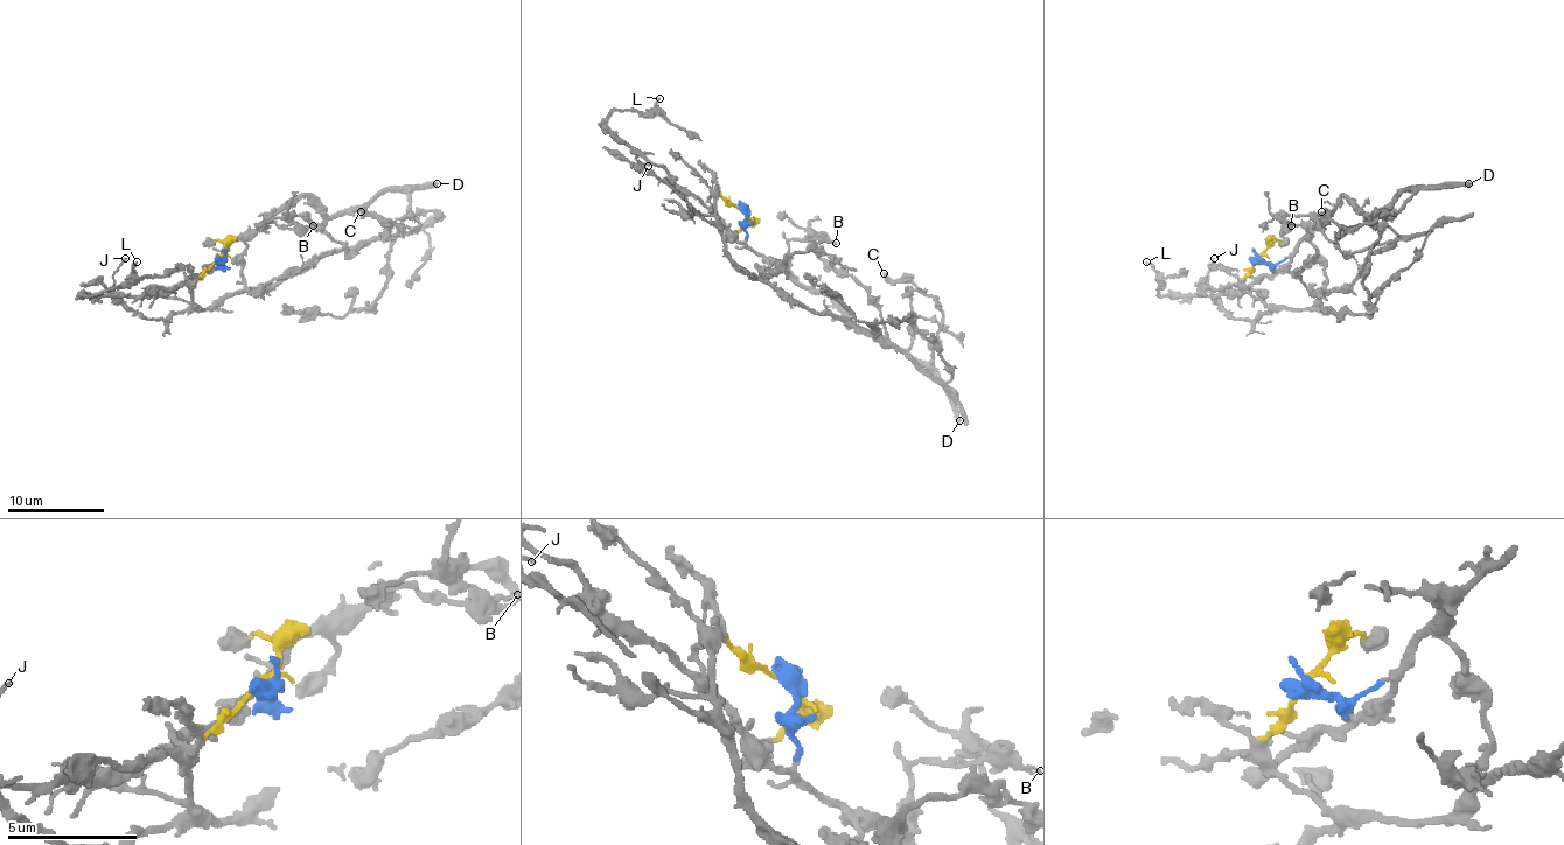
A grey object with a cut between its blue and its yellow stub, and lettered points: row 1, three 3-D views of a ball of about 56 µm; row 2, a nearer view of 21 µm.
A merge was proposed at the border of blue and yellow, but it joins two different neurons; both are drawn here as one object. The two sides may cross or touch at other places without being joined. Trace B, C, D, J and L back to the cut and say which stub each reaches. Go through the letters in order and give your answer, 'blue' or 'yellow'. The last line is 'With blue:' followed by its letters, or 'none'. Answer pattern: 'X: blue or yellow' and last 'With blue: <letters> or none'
B: blue
C: blue
D: blue
J: blue
L: blue
With blue: B, C, D, J, L

